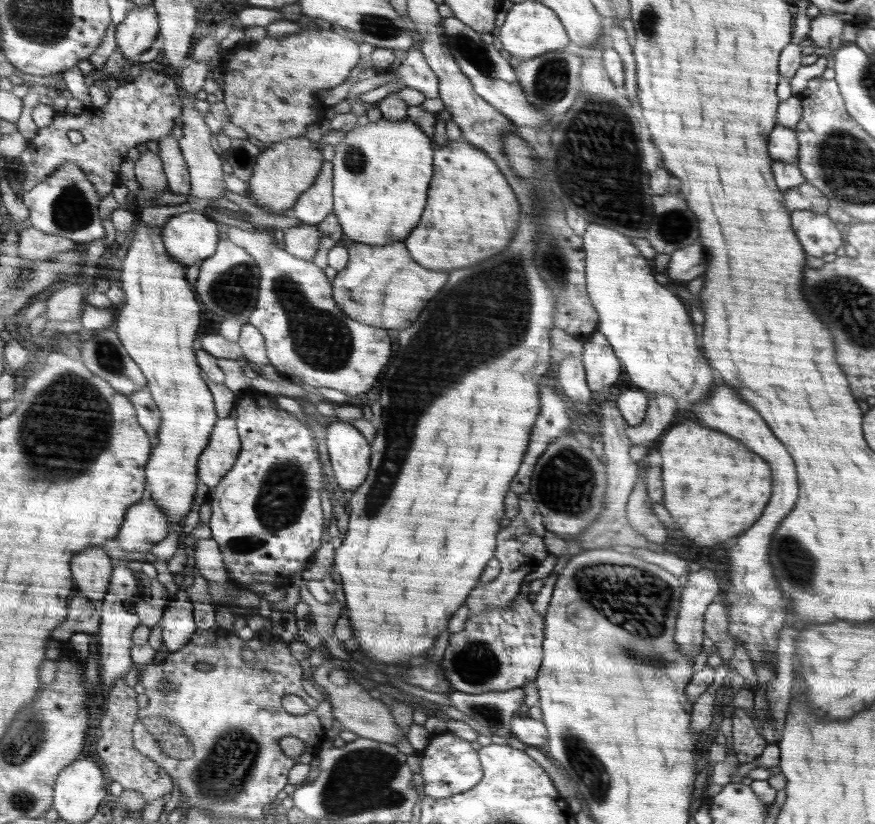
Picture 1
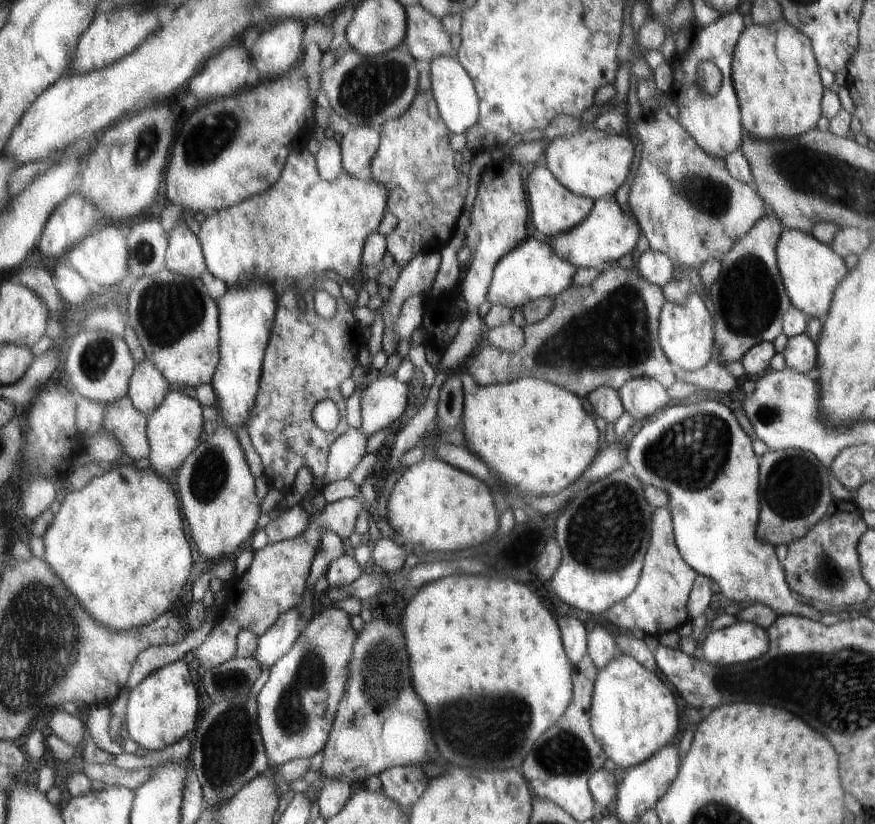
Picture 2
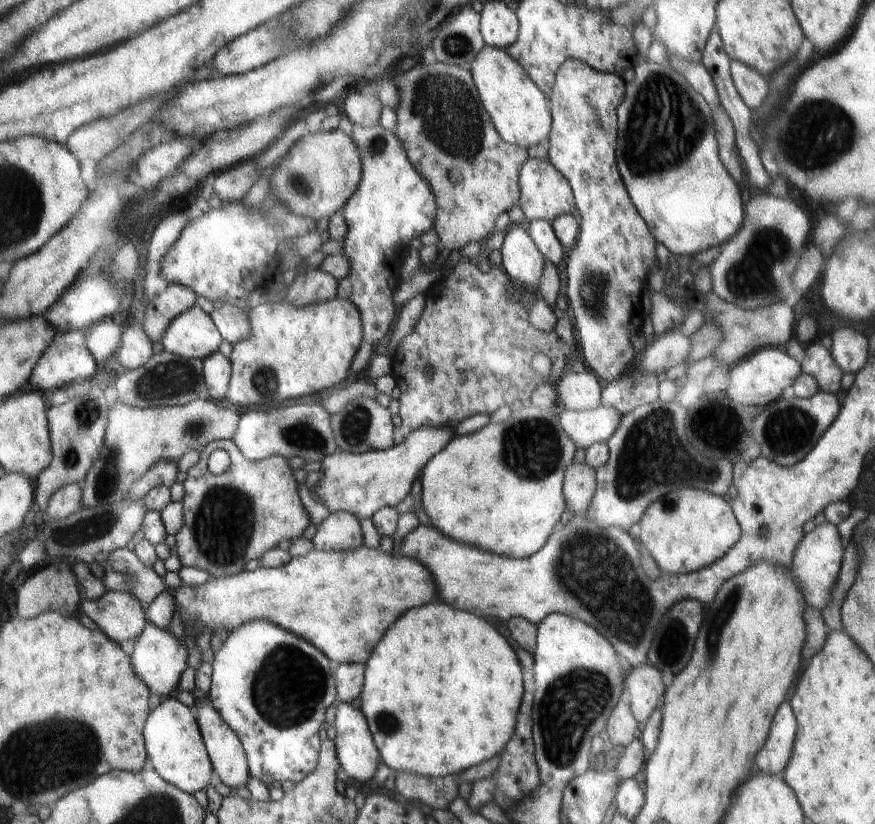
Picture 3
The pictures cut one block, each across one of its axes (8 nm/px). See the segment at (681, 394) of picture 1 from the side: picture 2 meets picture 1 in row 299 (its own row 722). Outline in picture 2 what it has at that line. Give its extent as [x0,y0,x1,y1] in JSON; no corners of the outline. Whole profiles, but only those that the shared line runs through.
[594,654,678,768]

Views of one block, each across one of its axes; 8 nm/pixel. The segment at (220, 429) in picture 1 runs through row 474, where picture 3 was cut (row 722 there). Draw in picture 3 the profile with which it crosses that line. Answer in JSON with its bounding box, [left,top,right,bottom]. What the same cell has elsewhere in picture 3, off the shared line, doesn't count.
[195,696,248,790]

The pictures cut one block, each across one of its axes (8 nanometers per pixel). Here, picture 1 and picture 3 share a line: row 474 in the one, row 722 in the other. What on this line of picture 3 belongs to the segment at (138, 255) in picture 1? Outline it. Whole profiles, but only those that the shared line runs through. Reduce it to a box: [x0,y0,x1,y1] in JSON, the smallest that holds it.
[145,695,217,795]

